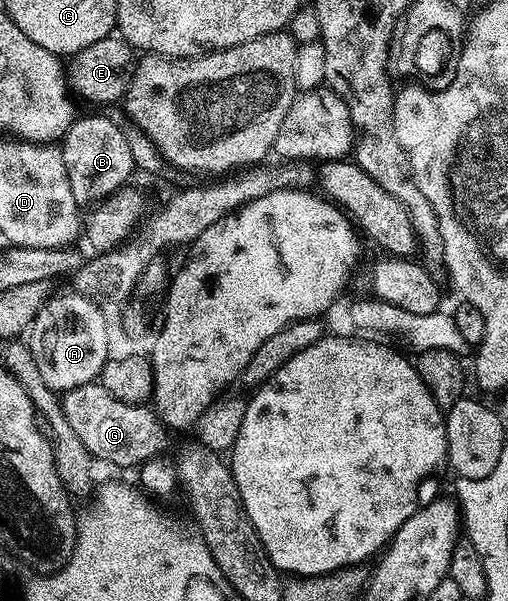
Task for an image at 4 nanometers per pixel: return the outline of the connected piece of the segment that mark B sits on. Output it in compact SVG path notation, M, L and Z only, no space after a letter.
M104 113L81 114L70 125L62 140L62 150L66 161L66 177L70 177L70 193L74 193L77 205L95 205L131 180L128 178L134 174L134 164L125 132L123 126L108 120Z

